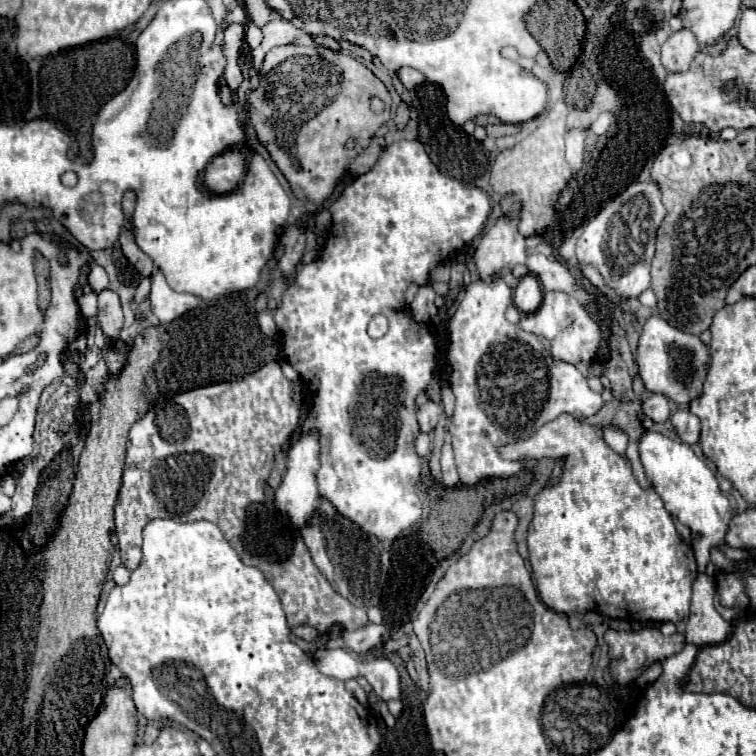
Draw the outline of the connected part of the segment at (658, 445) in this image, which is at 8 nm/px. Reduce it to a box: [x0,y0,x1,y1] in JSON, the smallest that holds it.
[639,431,733,573]

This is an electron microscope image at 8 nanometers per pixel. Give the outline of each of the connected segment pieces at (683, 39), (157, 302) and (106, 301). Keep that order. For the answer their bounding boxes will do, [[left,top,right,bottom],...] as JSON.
[[661,29,699,71],[151,269,201,323],[97,289,123,339]]

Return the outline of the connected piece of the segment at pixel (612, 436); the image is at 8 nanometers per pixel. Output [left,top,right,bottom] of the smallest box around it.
[603,427,628,457]

